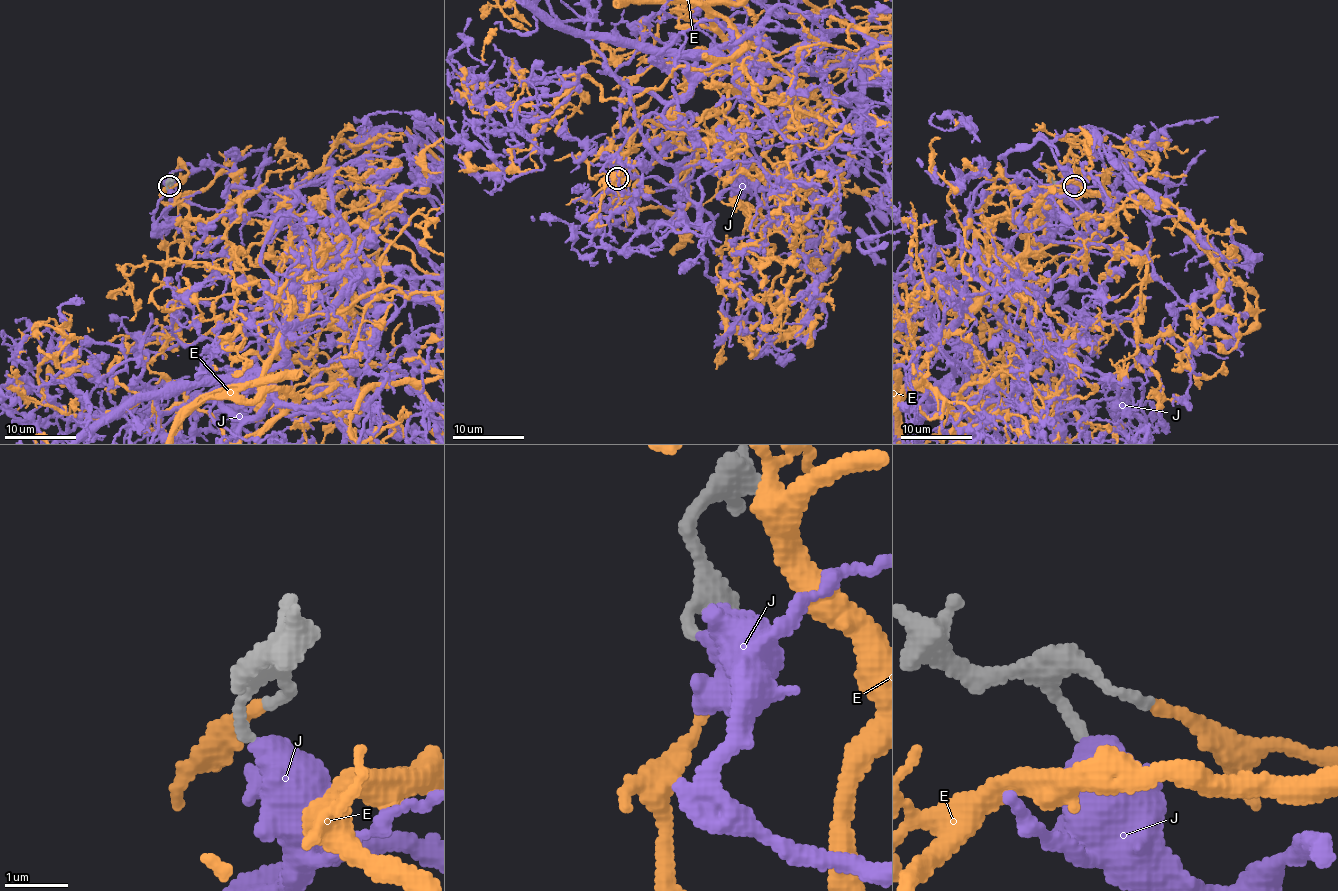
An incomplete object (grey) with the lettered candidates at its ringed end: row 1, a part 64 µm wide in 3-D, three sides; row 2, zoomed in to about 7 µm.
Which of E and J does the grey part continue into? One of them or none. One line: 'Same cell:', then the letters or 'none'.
Same cell: E

